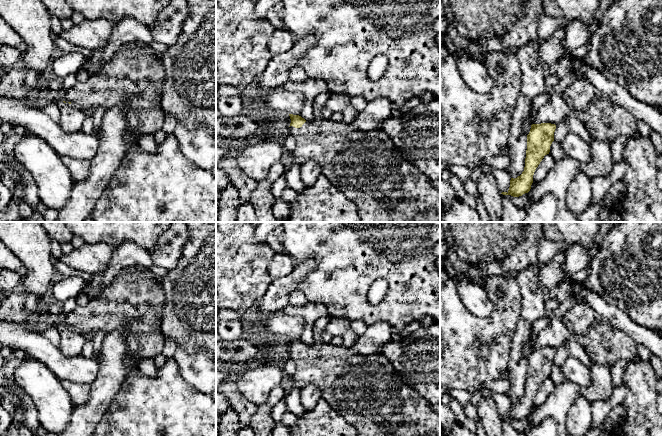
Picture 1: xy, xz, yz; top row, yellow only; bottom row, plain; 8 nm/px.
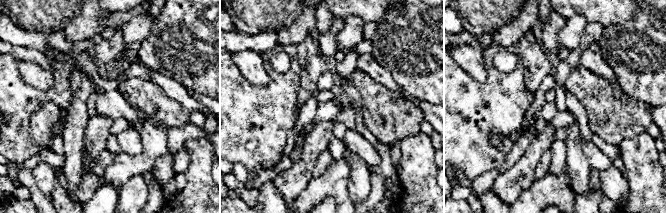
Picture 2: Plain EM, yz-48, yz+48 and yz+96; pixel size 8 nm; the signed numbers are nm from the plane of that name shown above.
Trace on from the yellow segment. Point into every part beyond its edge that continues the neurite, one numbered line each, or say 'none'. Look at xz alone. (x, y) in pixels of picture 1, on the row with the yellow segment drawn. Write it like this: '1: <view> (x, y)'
1: xz (366, 167)

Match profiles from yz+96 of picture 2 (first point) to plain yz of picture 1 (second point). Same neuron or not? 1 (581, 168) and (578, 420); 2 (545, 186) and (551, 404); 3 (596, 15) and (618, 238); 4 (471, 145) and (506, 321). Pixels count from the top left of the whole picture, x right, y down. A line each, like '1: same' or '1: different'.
1: same
2: same
3: different
4: same

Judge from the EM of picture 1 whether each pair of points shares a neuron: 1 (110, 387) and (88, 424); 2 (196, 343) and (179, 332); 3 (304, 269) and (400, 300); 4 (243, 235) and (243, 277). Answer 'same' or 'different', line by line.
1: same
2: same
3: different
4: same

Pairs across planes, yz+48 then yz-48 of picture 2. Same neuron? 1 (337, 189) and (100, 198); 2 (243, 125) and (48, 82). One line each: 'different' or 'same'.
1: different
2: different

